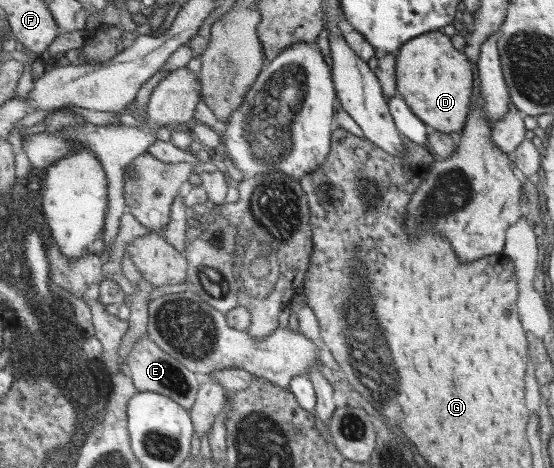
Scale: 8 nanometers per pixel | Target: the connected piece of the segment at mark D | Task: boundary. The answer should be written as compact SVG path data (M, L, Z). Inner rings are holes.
M442 30L422 34L409 41L397 54L397 85L416 116L427 126L446 134L460 134L471 114L476 68L468 55L452 43Z

